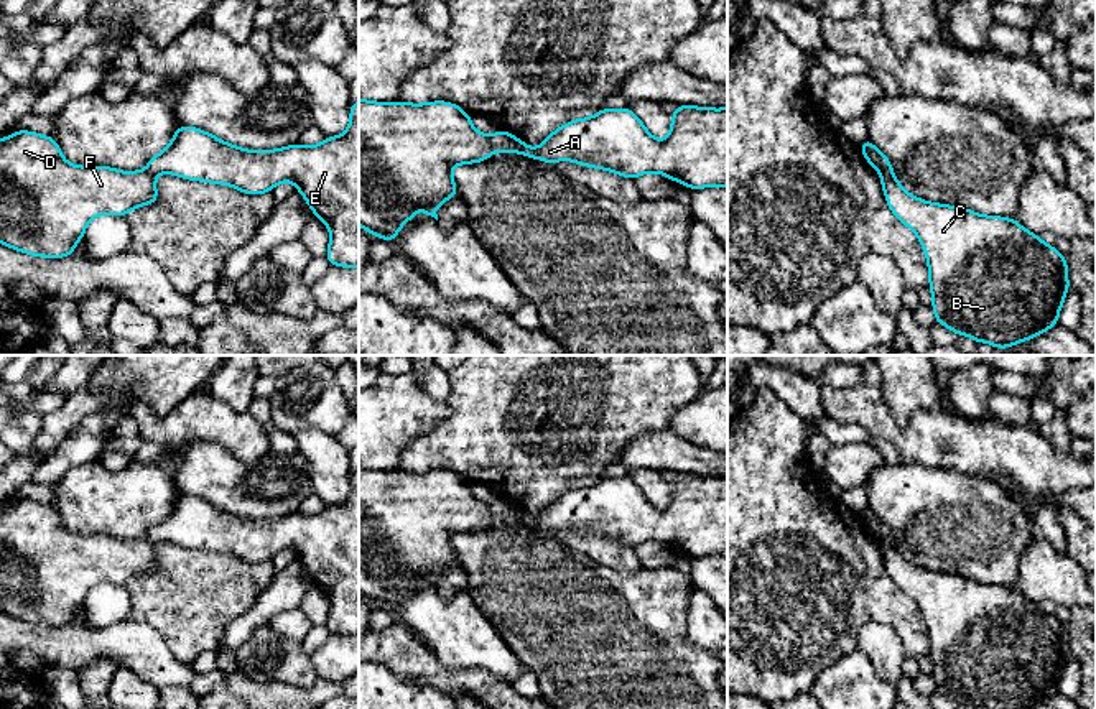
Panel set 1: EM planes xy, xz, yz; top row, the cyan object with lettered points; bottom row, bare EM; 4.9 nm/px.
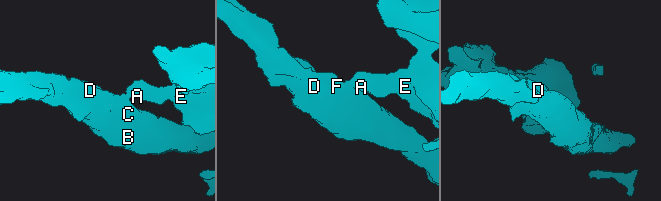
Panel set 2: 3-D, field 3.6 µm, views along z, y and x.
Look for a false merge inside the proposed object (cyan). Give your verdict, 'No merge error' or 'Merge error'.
Merge error

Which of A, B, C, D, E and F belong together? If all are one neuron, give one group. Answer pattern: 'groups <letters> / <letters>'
groups A E / B C D F

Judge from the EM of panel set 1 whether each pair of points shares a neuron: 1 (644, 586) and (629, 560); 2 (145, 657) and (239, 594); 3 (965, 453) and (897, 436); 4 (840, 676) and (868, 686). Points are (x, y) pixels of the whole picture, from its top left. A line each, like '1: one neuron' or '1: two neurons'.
1: two neurons
2: two neurons
3: one neuron
4: one neuron

